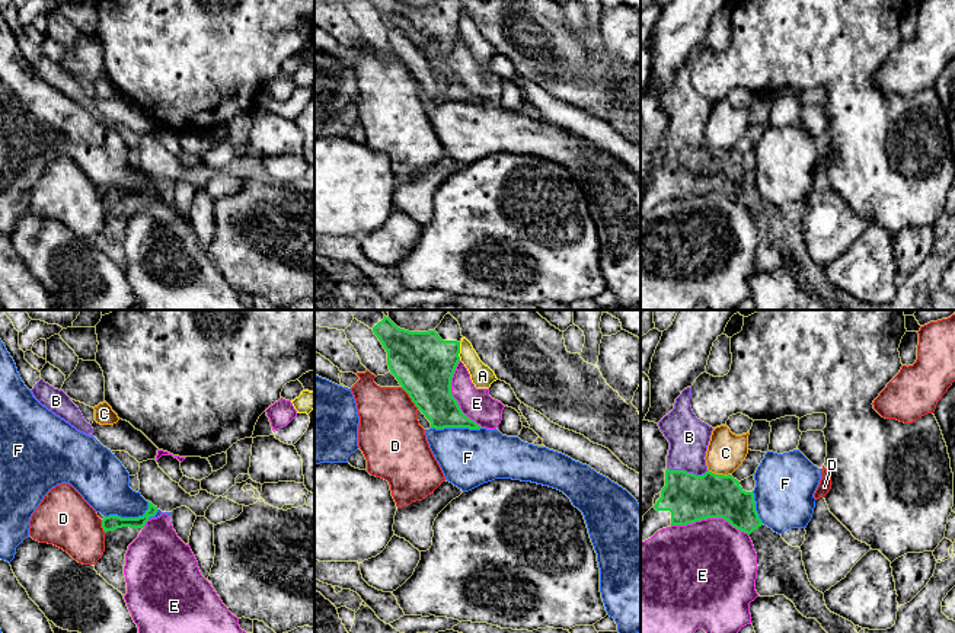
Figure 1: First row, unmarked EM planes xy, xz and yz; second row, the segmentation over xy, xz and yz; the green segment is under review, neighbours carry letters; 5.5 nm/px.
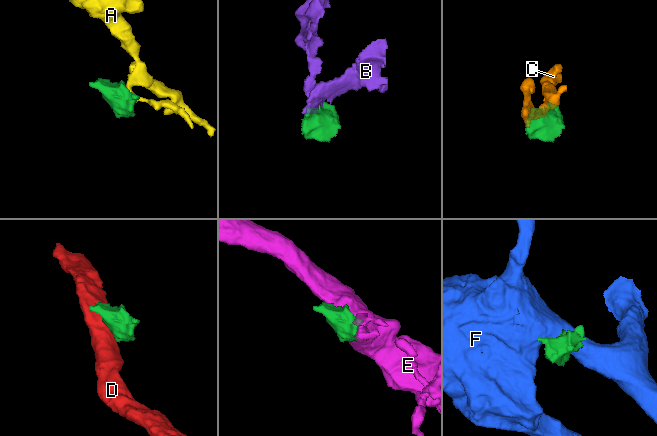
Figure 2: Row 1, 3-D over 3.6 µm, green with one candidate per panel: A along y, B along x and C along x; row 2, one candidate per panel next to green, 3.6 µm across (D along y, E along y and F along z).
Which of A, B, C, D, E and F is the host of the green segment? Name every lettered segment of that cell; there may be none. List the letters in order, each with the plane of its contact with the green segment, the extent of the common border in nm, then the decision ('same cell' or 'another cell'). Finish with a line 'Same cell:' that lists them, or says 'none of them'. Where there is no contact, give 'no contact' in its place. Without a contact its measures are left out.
A: xz | 100 nm | another cell
B: yz | 240 nm | same cell
C: yz | 130 nm | another cell
D: xz | 160 nm | another cell
E: yz | 440 nm | another cell
F: xy | 260 nm | another cell
Same cell: B

